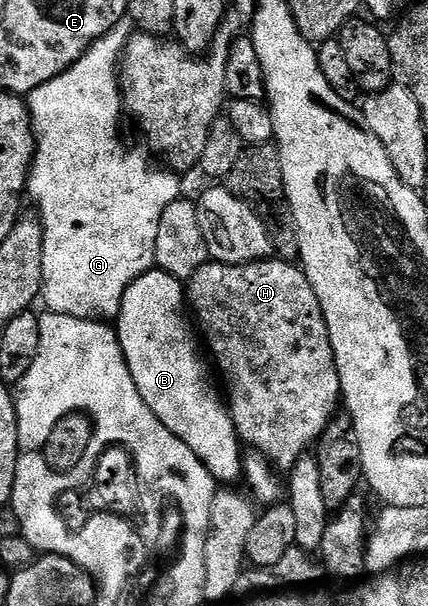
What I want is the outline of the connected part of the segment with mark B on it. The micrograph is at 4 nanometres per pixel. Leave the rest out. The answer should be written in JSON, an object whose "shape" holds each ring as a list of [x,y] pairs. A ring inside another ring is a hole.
{"shape":[[[157,269],[144,272],[124,293],[116,330],[132,381],[136,381],[136,389],[148,409],[200,457],[215,484],[234,485],[237,479],[239,482],[244,475],[244,444],[238,438],[219,384],[210,383],[207,360],[188,318],[183,280]]]}

